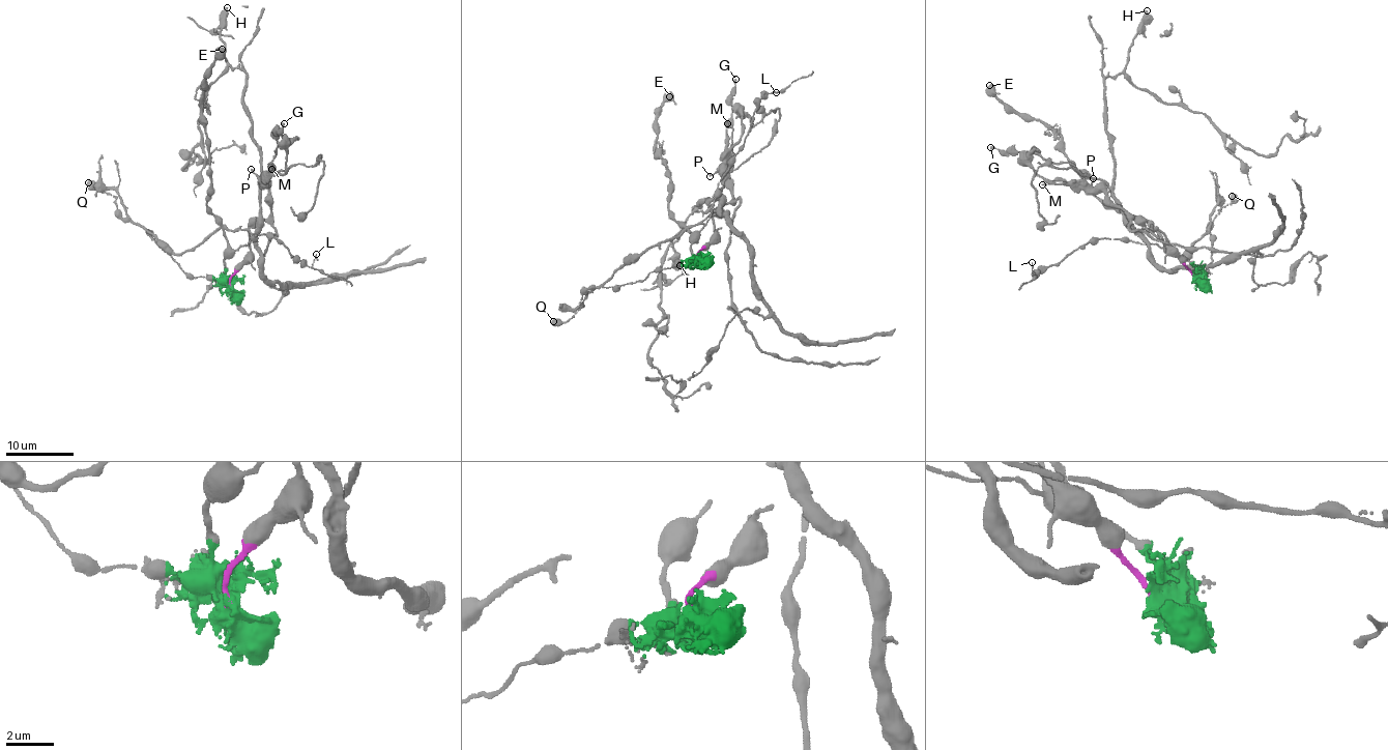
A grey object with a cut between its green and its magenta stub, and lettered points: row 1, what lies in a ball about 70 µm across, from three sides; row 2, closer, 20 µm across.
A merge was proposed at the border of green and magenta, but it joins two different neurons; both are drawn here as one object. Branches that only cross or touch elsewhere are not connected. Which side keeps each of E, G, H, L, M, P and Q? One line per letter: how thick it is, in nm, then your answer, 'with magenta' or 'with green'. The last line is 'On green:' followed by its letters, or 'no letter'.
E: 600 nm thick; with green
G: 240 nm thick; with magenta
H: 480 nm thick; with magenta
L: 110 nm thick; with green
M: 140 nm thick; with magenta
P: 170 nm thick; with magenta
Q: 700 nm thick; with green
On green: E, L, Q

